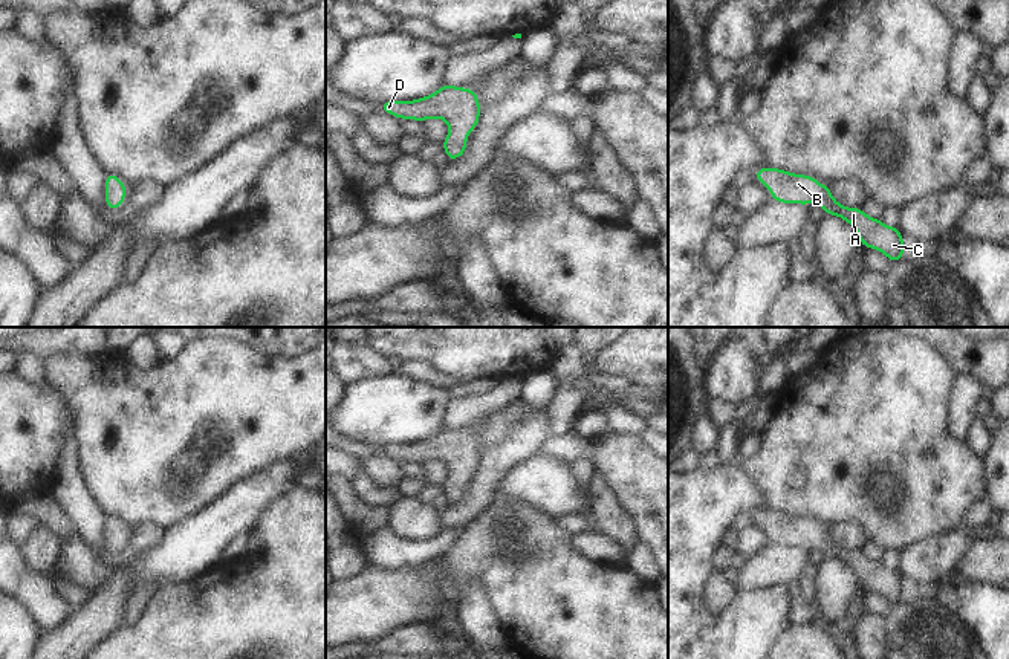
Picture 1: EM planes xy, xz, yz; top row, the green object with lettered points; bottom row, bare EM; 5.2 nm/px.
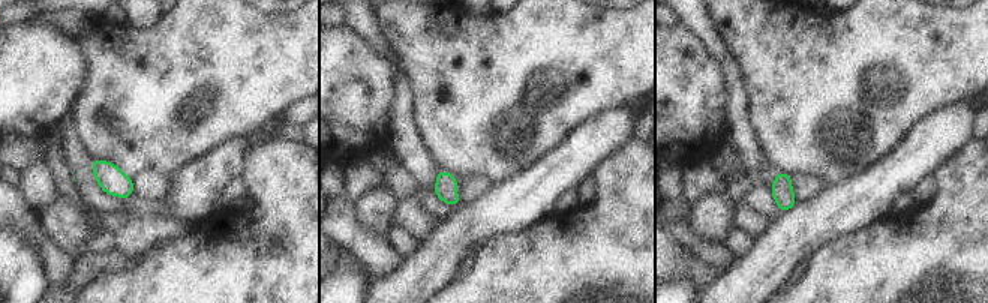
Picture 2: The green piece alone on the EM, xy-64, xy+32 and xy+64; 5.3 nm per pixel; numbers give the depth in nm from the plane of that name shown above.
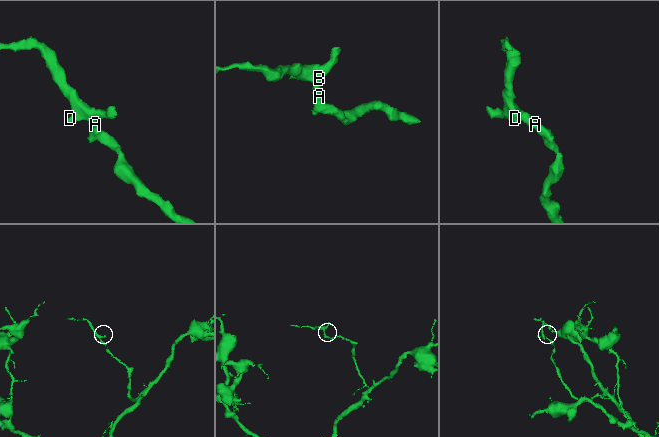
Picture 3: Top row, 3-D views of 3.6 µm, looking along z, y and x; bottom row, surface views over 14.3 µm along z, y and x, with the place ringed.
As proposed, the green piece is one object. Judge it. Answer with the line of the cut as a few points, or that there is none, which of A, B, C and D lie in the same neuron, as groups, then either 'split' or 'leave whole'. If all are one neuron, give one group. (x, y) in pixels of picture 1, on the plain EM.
no cut | A B C D | leave whole

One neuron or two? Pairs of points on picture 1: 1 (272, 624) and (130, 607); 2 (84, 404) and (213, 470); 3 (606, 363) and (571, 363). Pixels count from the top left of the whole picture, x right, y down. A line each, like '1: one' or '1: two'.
1: two
2: one
3: two

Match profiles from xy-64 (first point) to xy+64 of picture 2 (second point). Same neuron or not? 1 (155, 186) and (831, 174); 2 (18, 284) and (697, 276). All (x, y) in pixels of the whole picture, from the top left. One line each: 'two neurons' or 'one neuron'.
1: two neurons
2: two neurons

